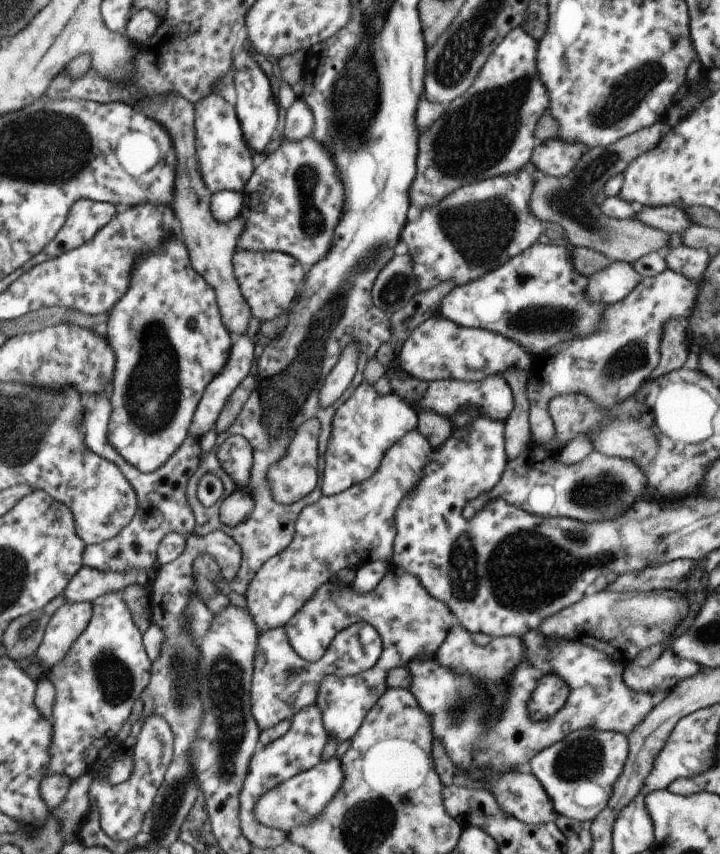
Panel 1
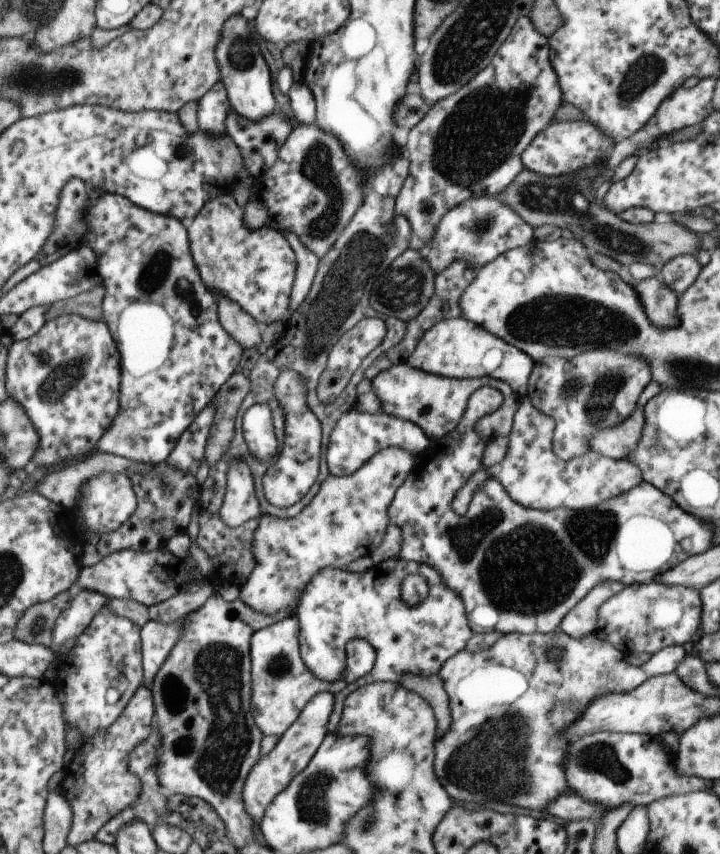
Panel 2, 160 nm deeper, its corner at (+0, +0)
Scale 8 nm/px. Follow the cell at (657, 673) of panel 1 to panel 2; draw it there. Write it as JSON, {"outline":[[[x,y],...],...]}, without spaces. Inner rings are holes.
{"outline":[[[557,628],[550,633],[509,633],[500,636],[492,647],[482,649],[479,652],[469,652],[465,649],[456,652],[450,656],[440,668],[437,675],[442,680],[442,687],[448,696],[448,705],[450,712],[449,728],[437,739],[435,739],[435,776],[443,790],[455,802],[469,803],[475,806],[481,806],[484,802],[498,802],[498,804],[509,804],[519,806],[519,808],[530,808],[531,810],[543,811],[549,803],[555,799],[559,799],[561,795],[571,795],[570,786],[566,781],[566,760],[568,759],[568,748],[571,740],[564,735],[564,730],[571,726],[572,721],[576,721],[581,712],[585,712],[587,704],[591,704],[593,700],[601,695],[608,693],[623,694],[637,688],[644,680],[652,676],[662,675],[665,673],[673,673],[677,663],[684,657],[685,651],[682,646],[668,646],[654,652],[650,658],[640,666],[629,665],[623,661],[624,654],[617,651],[608,642],[605,642],[597,634],[589,633],[583,638],[576,639],[565,634]],[[551,646],[563,648],[564,652],[559,660],[551,660],[547,658],[545,651]]]}

